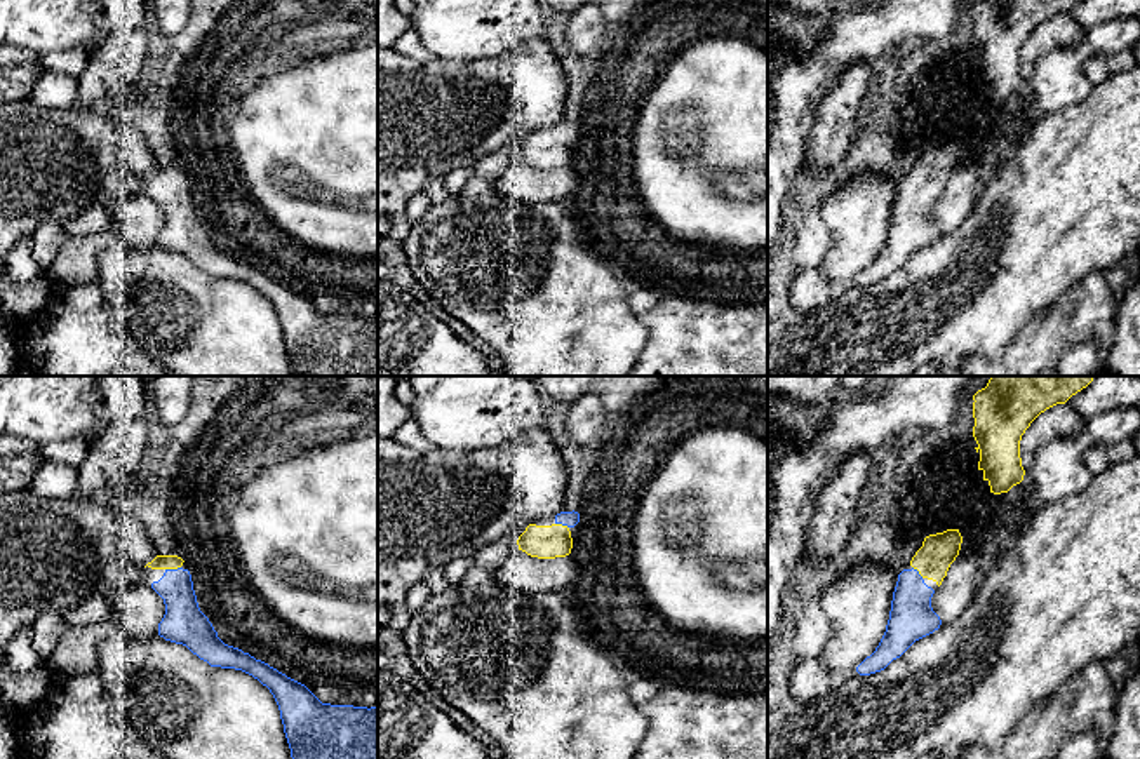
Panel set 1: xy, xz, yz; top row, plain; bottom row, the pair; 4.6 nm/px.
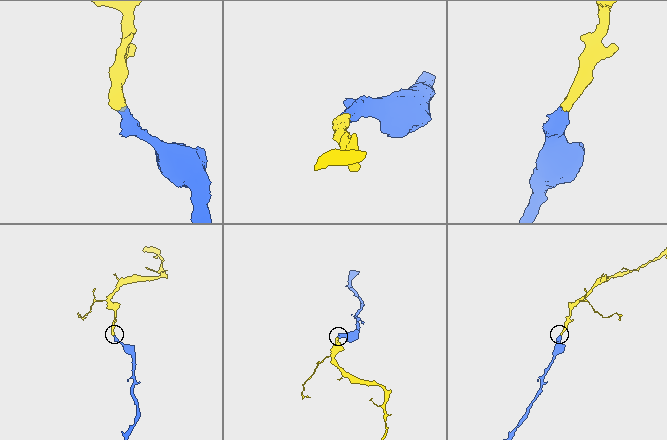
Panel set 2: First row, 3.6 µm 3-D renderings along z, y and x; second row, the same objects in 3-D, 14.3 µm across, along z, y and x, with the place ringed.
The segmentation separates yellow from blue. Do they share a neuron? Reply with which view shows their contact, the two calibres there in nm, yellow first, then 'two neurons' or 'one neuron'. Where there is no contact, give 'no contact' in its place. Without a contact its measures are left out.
xy | 60/190 nm | one neuron

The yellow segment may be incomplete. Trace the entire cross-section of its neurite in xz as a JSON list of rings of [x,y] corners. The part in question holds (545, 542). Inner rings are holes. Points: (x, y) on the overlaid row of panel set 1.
[[[560,512],[552,526],[529,524],[519,536],[519,550],[538,559],[555,559],[571,554],[571,527],[580,522],[578,512]]]

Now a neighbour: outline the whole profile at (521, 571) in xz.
[[[515,550],[501,564],[496,578],[524,594],[567,594],[576,580],[576,568],[569,555],[538,559]]]

